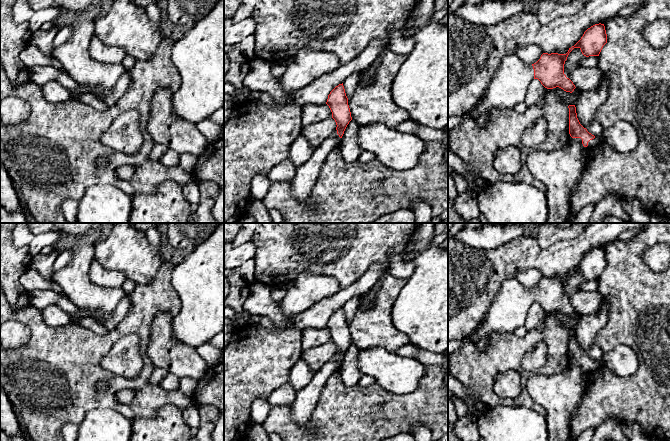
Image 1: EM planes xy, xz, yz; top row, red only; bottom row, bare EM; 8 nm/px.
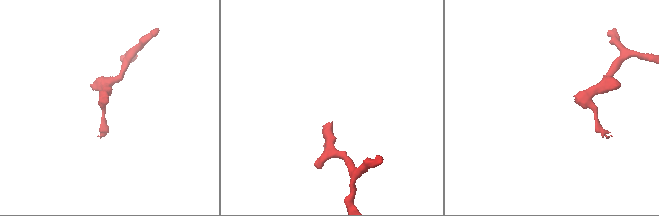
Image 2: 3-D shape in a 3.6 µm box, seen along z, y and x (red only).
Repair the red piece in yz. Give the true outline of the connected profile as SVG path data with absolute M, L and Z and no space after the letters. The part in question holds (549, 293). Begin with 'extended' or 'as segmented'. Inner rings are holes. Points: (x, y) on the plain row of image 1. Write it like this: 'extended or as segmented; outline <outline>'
extended; outline M599 247L588 252L566 278L543 277L534 288L522 285L516 278L505 280L483 317L481 328L467 339L466 344L475 343L481 350L485 350L494 334L513 333L523 327L533 303L538 303L547 313L559 311L572 317L576 311L564 298L564 288L569 277L579 272L586 281L599 280L606 267L605 250Z

